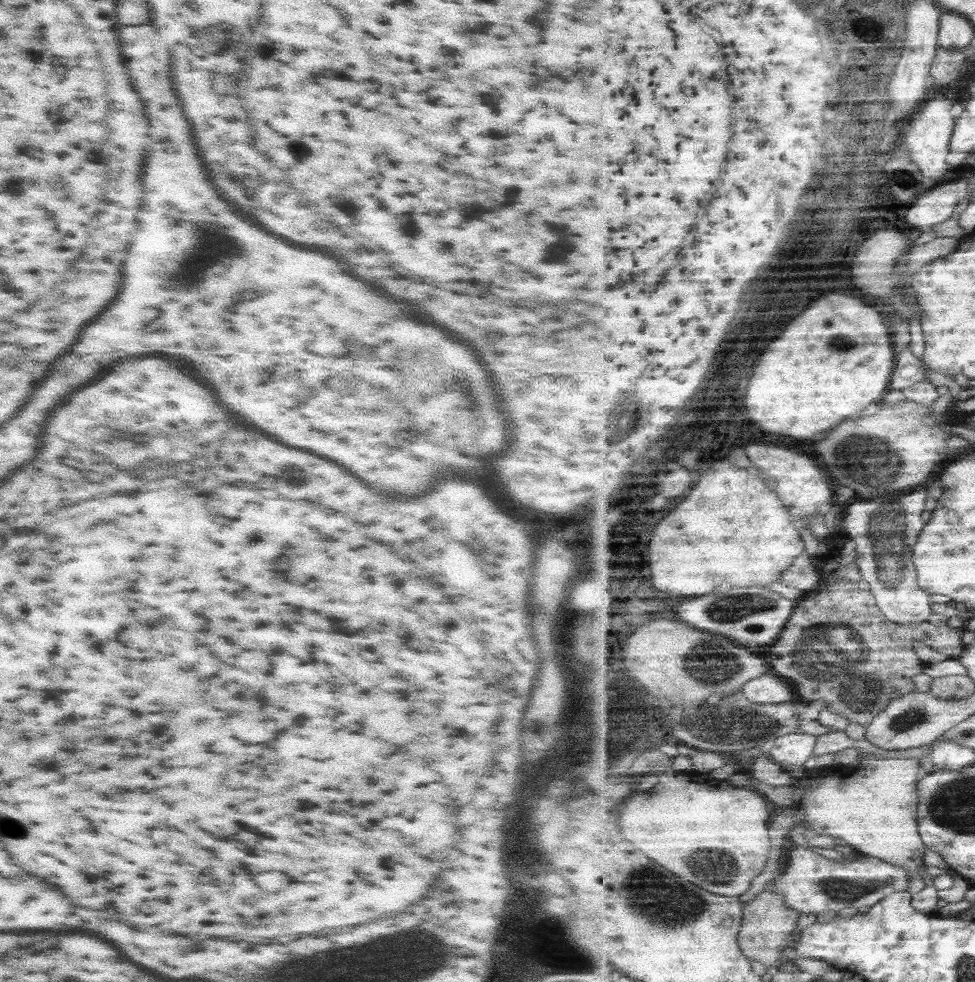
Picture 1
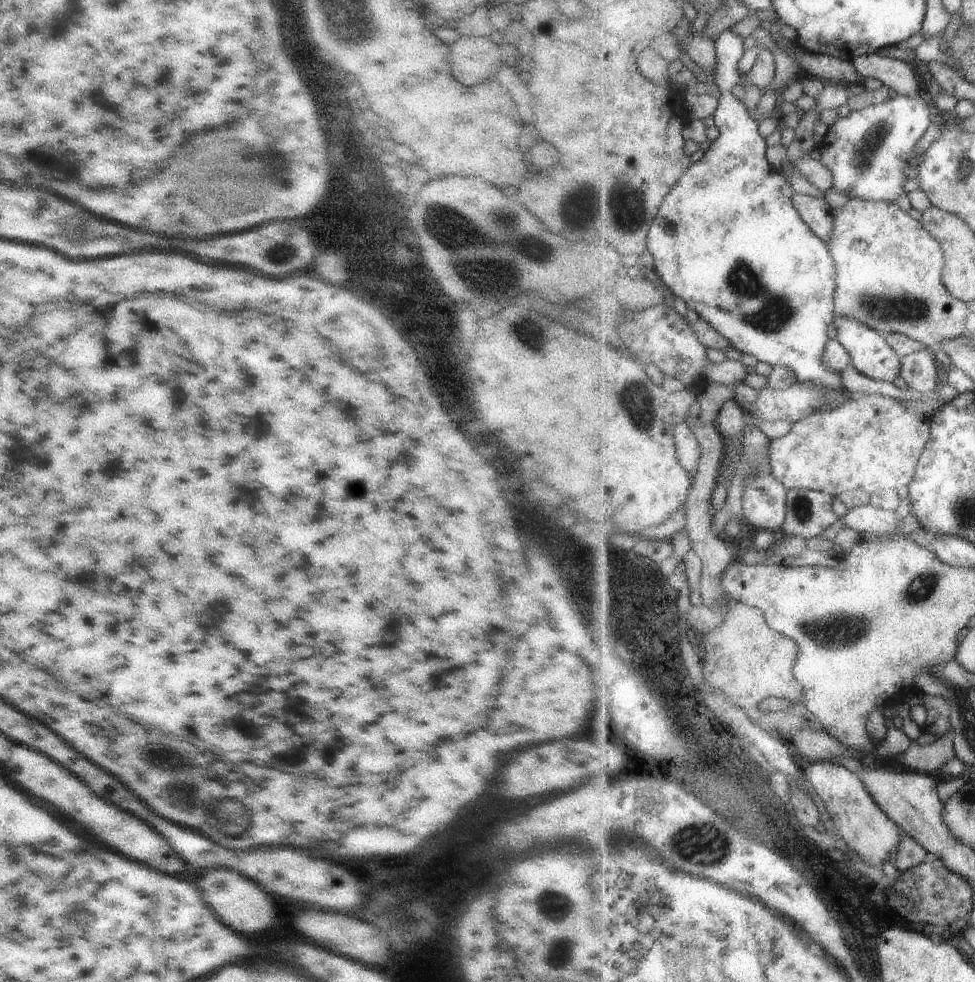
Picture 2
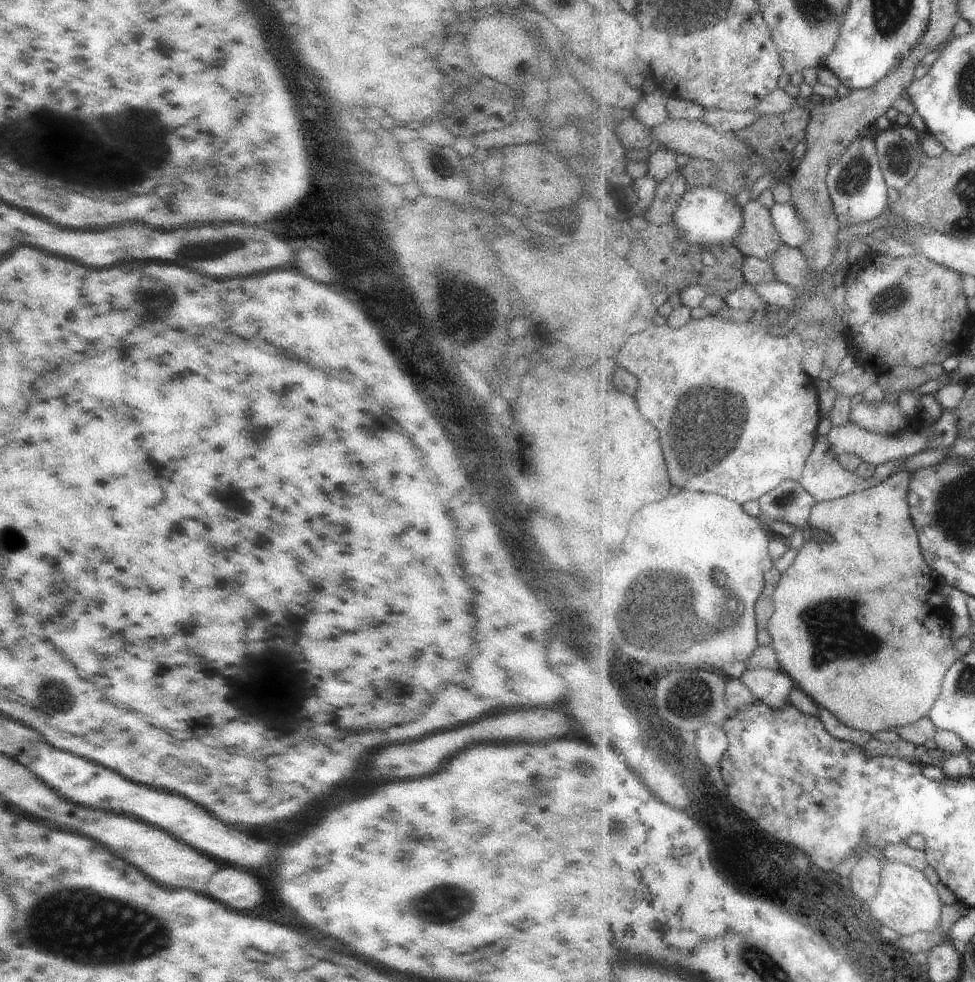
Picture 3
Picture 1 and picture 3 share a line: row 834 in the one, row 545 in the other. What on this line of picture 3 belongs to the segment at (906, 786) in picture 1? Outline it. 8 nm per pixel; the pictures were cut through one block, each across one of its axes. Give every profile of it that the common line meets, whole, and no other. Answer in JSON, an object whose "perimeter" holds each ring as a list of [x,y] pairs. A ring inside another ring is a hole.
{"perimeter":[[[902,470],[851,496],[818,502],[812,508],[808,518],[808,526],[817,528],[817,530],[826,534],[821,540],[816,540],[821,548],[802,547],[797,552],[793,564],[790,564],[781,573],[781,580],[779,580],[774,592],[775,612],[769,622],[769,630],[780,662],[780,669],[794,680],[797,688],[803,690],[807,696],[814,700],[814,703],[819,702],[819,705],[831,710],[843,724],[857,728],[857,730],[863,730],[863,732],[873,732],[873,734],[877,734],[879,730],[889,730],[889,728],[902,727],[905,724],[910,725],[923,717],[927,717],[938,701],[938,696],[942,693],[942,682],[945,674],[958,659],[956,644],[951,638],[953,628],[949,624],[949,620],[946,620],[945,610],[942,610],[940,606],[925,604],[925,596],[934,590],[935,584],[932,580],[934,570],[923,556],[918,528],[912,517],[909,502],[911,481],[912,472]]]}

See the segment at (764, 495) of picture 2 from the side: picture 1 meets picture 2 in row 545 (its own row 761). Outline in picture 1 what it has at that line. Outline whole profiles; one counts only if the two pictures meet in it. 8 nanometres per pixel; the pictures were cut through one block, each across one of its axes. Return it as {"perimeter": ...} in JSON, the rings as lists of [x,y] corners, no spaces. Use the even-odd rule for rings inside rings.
{"perimeter":[[[797,732],[779,737],[771,745],[771,759],[780,766],[786,764],[803,766],[815,752],[817,737],[813,734]]]}

